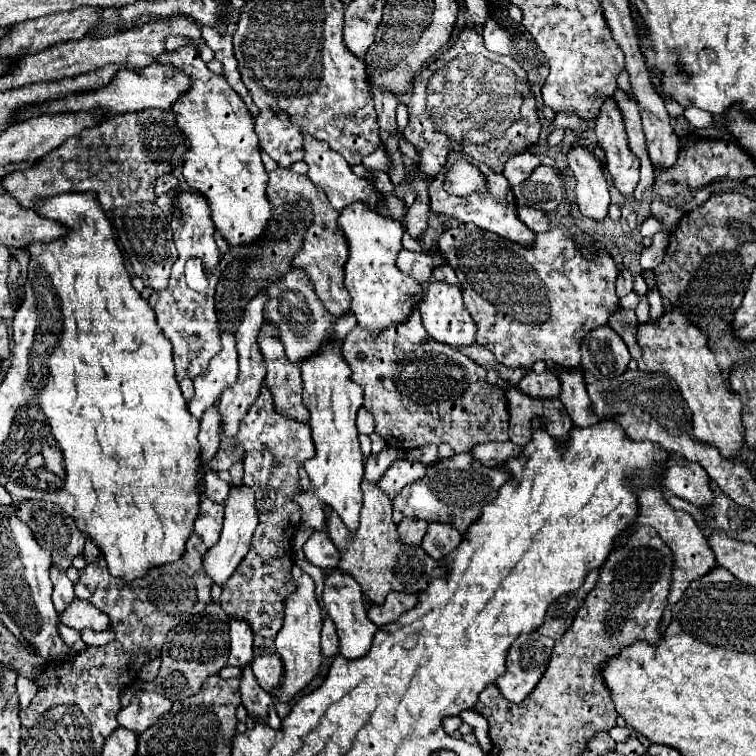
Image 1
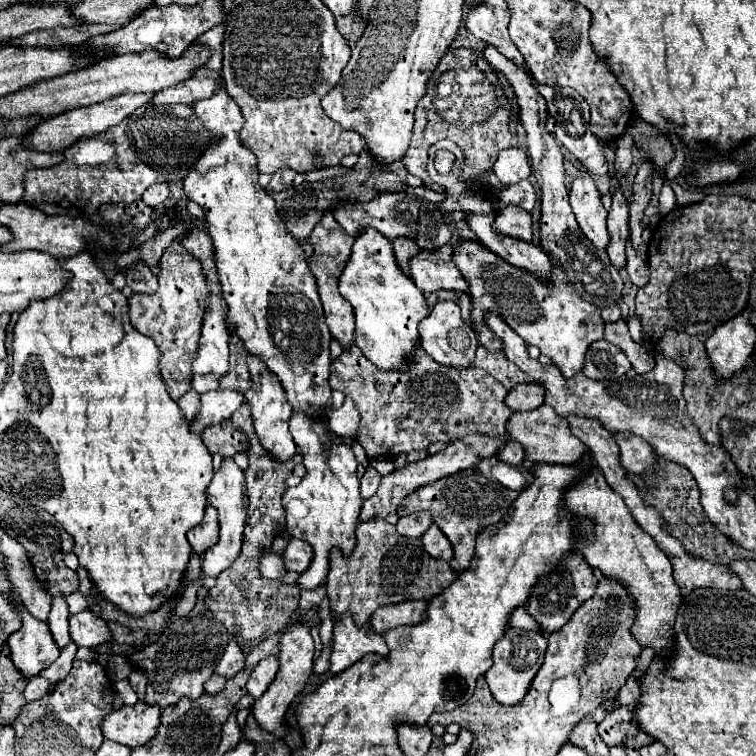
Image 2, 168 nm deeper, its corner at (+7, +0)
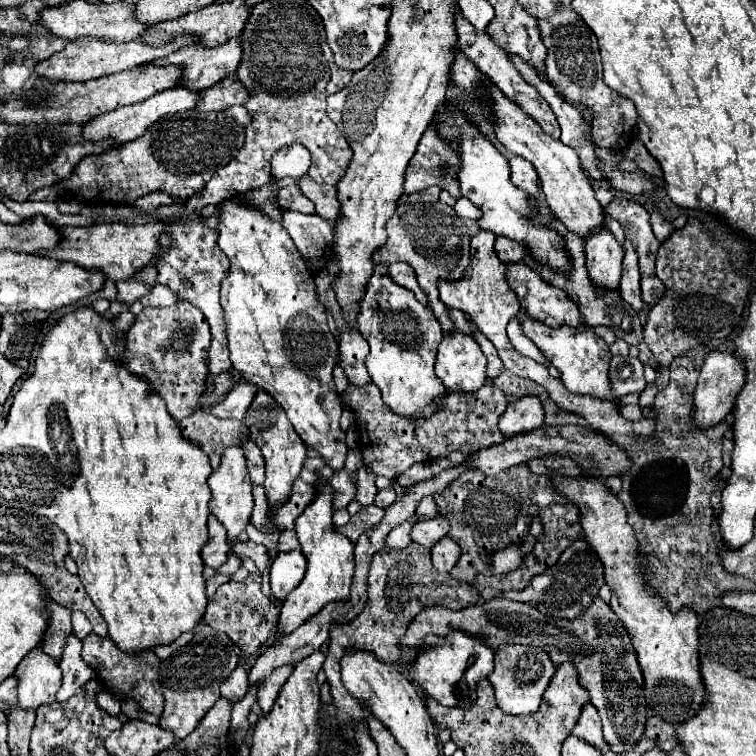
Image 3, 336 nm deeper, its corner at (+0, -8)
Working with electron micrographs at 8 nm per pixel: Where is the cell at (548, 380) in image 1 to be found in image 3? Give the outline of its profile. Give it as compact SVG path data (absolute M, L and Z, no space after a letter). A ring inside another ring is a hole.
M526 395L510 403L498 423L500 431L506 437L512 437L512 435L518 435L520 431L530 431L542 425L544 425L544 407L536 395Z

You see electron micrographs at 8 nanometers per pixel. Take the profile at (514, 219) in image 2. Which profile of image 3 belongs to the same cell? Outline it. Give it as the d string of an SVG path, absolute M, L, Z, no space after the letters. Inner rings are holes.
M498 235L496 237L496 255L500 261L504 263L510 263L510 261L522 261L522 257L526 255L526 245L524 243L518 243L514 239L508 239L504 235Z

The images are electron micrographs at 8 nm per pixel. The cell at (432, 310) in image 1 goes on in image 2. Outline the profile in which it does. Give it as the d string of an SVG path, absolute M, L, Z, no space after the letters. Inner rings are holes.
M437 301L437 305L429 313L429 317L425 317L421 321L419 333L421 333L421 347L437 363L447 365L447 367L457 367L457 369L471 367L475 351L477 351L477 335L467 323L463 323L459 307L455 303L451 303L451 301Z

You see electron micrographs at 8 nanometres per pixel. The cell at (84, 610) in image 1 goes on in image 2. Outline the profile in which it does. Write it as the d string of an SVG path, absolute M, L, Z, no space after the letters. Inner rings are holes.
M89 609L77 615L69 617L69 625L71 625L71 639L77 647L89 647L95 649L103 643L113 643L111 631L107 627L107 623L93 615Z

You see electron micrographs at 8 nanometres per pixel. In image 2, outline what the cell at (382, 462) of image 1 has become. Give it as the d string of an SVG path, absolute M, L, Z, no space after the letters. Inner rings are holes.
M367 467L365 475L361 477L361 497L363 499L373 497L377 487L379 487L379 481L381 481L381 475L377 473L377 469L375 467Z

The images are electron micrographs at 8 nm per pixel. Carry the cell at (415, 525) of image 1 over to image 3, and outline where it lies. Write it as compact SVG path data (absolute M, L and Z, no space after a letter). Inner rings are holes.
M436 515L434 519L428 519L428 521L418 521L414 527L412 527L412 541L418 543L418 545L424 545L424 547L432 547L434 543L438 543L442 537L446 537L450 531L450 523Z

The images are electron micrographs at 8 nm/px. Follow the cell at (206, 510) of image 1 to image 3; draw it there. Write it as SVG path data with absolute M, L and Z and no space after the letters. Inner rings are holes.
M214 515L208 517L208 533L210 533L210 539L202 547L202 559L204 559L204 565L218 569L226 561L230 547L226 541L226 531Z

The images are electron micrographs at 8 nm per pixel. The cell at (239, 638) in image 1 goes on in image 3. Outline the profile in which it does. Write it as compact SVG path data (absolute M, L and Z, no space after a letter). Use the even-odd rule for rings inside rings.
M238 665L238 667L230 673L230 677L222 683L220 693L222 693L222 697L226 697L226 699L230 699L232 703L236 703L236 701L240 701L240 699L246 695L246 691L248 691L248 673L246 673L244 667Z

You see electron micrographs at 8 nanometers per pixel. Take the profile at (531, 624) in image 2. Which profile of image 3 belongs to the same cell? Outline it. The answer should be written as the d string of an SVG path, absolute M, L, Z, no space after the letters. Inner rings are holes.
M596 597L588 611L574 621L544 617L532 605L508 599L482 601L460 611L450 611L444 607L426 607L408 625L400 643L406 647L420 647L428 633L444 637L452 629L462 629L470 635L484 637L492 649L504 643L540 645L544 651L548 651L550 659L556 665L564 661L576 663L576 669L580 671L580 683L588 687L592 705L598 709L602 717L604 739L608 741L610 749L616 753L626 751L632 743L636 743L642 737L646 723L646 697L636 651L630 643L628 633L624 631L624 625L620 623L620 619L616 619L616 613L600 597Z

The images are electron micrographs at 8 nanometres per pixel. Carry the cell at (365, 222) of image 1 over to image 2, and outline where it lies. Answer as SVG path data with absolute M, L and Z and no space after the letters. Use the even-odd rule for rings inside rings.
M367 229L355 239L351 259L339 279L339 293L355 311L355 345L363 355L381 371L405 371L421 339L417 325L429 315L429 307L417 285L399 269L391 241L379 231Z

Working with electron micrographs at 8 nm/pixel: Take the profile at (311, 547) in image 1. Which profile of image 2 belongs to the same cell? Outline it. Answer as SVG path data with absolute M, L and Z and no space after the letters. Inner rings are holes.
M291 539L283 551L285 569L293 573L303 573L309 567L311 559L313 559L313 551L309 543L305 543L303 539Z

